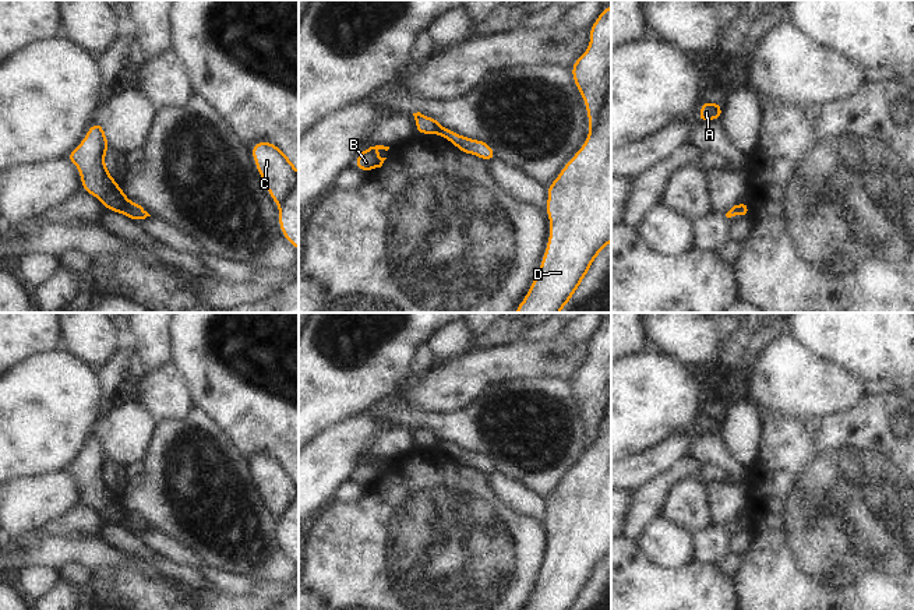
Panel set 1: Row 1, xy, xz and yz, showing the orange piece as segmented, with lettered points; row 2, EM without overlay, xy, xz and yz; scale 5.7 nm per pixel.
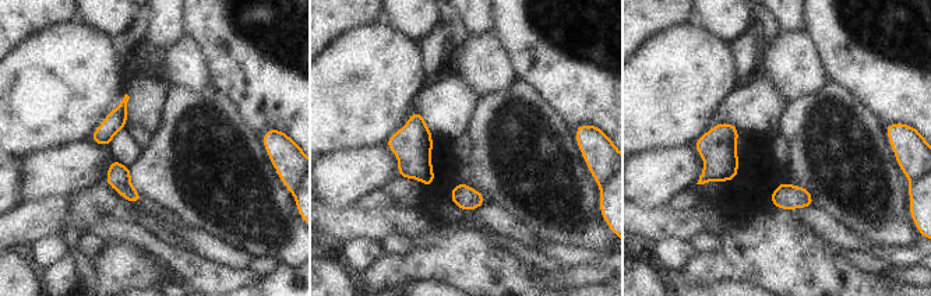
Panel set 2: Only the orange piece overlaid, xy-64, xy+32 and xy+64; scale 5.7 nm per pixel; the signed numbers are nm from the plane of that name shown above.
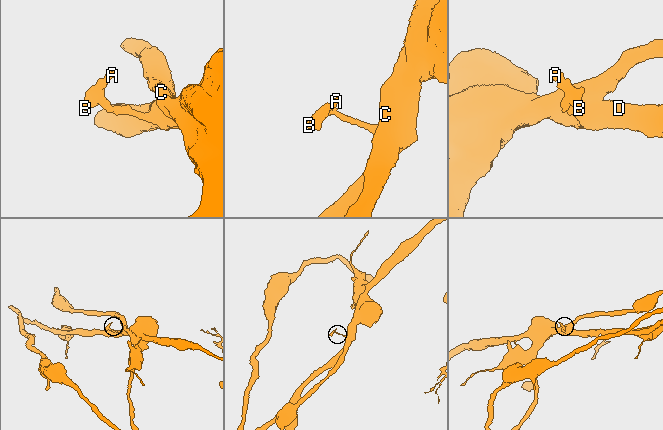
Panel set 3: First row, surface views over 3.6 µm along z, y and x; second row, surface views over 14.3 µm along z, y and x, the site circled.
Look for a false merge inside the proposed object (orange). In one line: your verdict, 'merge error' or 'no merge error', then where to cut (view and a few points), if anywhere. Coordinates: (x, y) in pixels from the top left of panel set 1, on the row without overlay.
merge error; cut xy (129, 514), (123, 525)

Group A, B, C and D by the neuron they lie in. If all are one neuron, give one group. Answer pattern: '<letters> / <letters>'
A B / C D

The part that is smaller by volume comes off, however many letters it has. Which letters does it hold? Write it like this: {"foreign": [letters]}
{"foreign": ["A", "B"]}

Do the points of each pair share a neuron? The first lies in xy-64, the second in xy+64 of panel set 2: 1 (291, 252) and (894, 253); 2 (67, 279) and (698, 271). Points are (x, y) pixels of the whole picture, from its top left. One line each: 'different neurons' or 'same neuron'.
1: different neurons
2: same neuron

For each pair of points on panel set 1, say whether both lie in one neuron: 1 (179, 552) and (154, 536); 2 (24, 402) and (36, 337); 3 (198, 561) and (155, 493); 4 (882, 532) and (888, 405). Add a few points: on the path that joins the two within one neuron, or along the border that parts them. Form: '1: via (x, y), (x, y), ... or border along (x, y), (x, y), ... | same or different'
1: via (173, 550), (159, 542) | same
2: border along (64, 348), (38, 352), (14, 367) | different
3: border along (173, 539), (189, 545), (208, 564) | different
4: via (882, 500), (882, 437) | same

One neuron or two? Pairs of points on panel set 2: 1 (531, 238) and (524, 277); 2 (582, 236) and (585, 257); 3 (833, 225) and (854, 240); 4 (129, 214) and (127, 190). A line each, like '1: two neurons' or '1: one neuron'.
1: two neurons
2: two neurons
3: one neuron
4: two neurons

